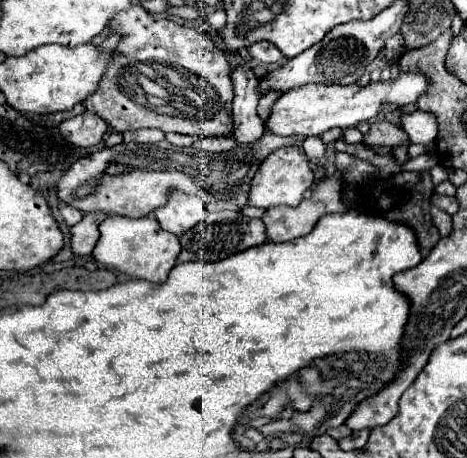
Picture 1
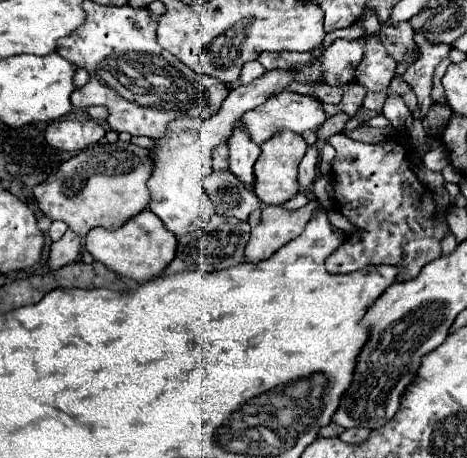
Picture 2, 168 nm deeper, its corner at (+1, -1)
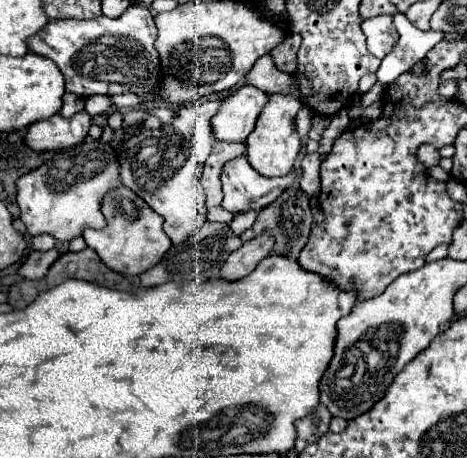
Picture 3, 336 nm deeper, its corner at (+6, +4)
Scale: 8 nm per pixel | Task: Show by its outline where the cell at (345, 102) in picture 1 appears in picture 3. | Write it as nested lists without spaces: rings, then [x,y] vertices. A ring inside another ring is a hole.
[[[247,84],[235,90],[213,116],[215,138],[223,142],[245,142],[267,102],[269,94],[255,86]]]

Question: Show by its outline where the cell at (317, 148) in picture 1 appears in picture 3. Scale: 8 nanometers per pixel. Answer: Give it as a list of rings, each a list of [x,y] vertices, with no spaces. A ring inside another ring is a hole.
[[[245,154],[227,162],[221,172],[223,182],[223,206],[233,212],[245,212],[249,208],[261,210],[273,202],[285,188],[297,180],[295,170],[281,178],[265,178],[257,174],[247,162]]]

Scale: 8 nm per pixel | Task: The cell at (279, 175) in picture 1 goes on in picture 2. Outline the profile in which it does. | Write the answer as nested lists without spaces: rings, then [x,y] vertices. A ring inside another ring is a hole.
[[[280,131],[278,135],[274,135],[274,139],[268,139],[266,143],[262,143],[260,149],[262,153],[254,165],[256,183],[252,191],[266,205],[282,205],[284,201],[292,199],[298,193],[298,181],[296,181],[298,163],[302,161],[308,145],[302,139],[302,135],[294,135],[294,131]]]

